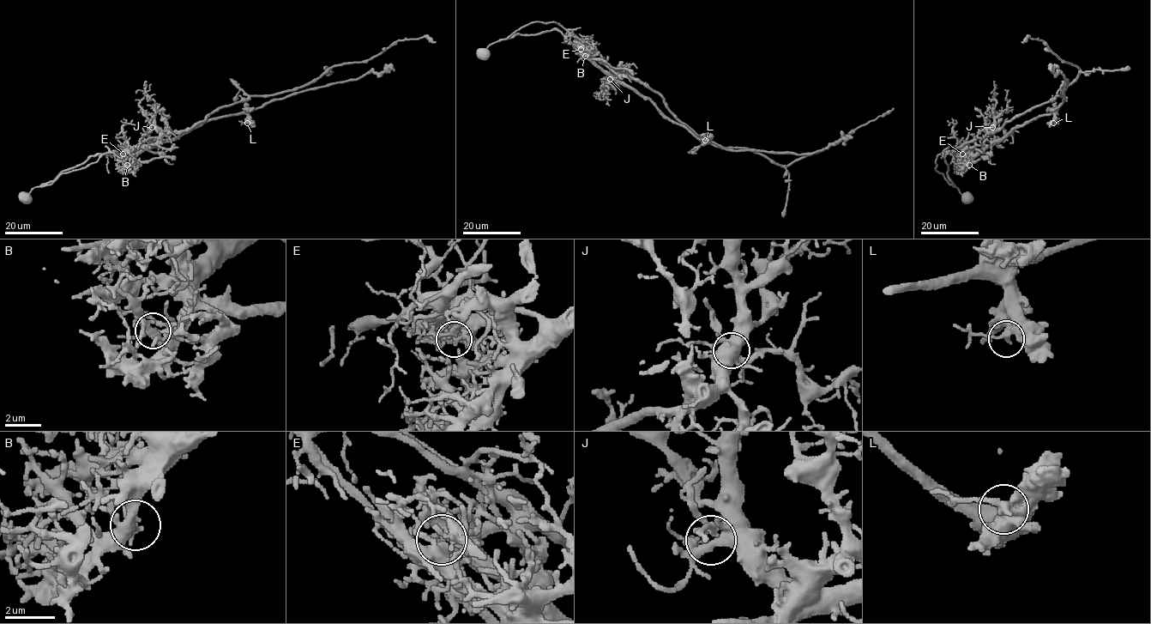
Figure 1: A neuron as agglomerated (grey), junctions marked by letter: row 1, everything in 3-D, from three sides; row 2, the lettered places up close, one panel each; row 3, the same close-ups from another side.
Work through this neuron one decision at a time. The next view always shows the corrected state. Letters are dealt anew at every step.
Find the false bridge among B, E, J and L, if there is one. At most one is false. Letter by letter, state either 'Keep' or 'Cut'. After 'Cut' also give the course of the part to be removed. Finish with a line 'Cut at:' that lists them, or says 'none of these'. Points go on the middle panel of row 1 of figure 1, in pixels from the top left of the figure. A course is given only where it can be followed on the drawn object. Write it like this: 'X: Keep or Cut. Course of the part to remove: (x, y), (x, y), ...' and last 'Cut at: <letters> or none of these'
B: Keep
E: Cut. Course of the part to remove: (581, 49), (604, 70), (647, 97), (671, 120), (726, 149), (807, 154), (852, 136)
J: Keep
L: Keep
Cut at: E

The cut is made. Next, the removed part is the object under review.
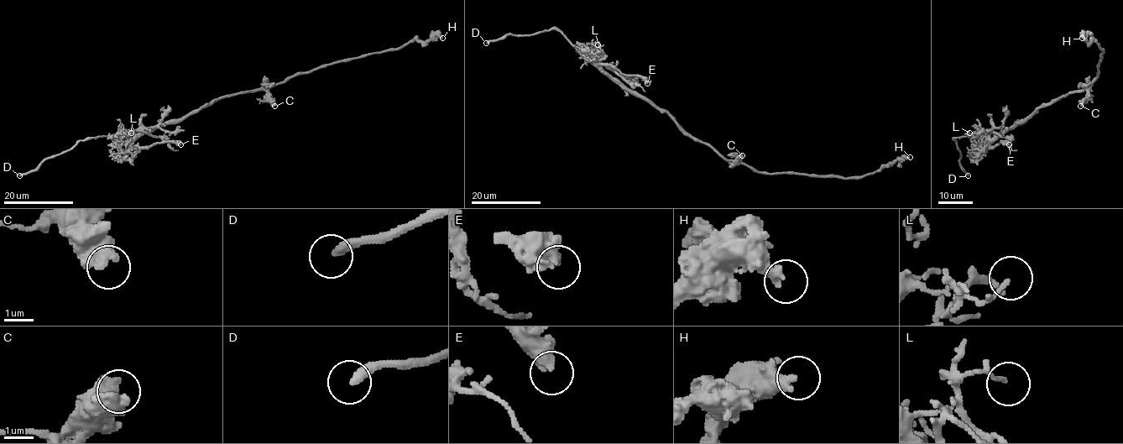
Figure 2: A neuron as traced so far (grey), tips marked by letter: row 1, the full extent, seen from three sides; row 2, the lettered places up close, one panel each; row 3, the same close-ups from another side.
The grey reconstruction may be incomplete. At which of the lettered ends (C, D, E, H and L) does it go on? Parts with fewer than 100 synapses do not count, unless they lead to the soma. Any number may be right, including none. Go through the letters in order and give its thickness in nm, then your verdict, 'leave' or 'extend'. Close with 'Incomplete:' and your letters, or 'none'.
C: 550 nm | leave
D: 340 nm | extend
E: 440 nm | leave
H: 360 nm | leave
L: 80 nm | leave
Incomplete: D

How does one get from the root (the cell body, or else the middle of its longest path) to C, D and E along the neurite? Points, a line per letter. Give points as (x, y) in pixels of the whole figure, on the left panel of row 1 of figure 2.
C: (217, 99), (237, 92), (265, 90), (268, 99), (274, 106)
D: (217, 99), (180, 119), (136, 134), (121, 133), (79, 140), (19, 175)
E: (217, 99), (180, 119), (145, 129), (132, 143), (140, 147), (168, 141), (177, 141), (180, 144)

